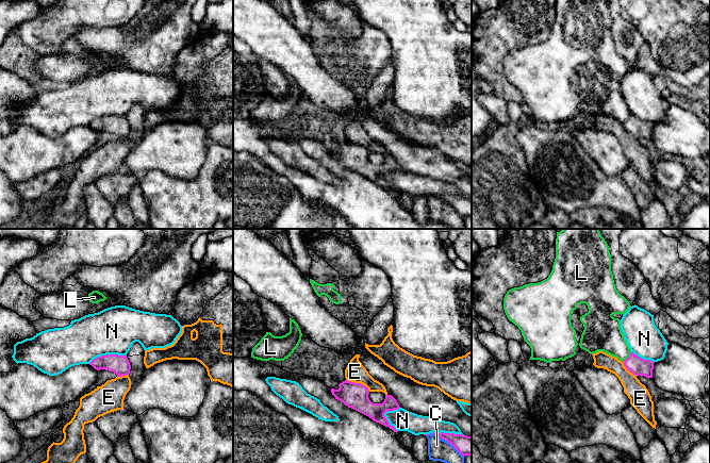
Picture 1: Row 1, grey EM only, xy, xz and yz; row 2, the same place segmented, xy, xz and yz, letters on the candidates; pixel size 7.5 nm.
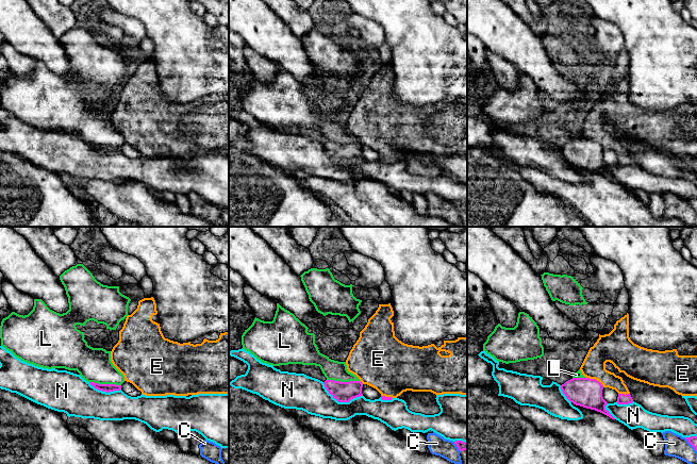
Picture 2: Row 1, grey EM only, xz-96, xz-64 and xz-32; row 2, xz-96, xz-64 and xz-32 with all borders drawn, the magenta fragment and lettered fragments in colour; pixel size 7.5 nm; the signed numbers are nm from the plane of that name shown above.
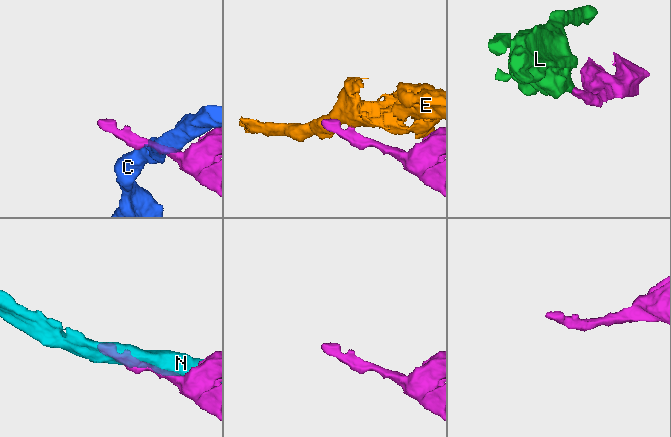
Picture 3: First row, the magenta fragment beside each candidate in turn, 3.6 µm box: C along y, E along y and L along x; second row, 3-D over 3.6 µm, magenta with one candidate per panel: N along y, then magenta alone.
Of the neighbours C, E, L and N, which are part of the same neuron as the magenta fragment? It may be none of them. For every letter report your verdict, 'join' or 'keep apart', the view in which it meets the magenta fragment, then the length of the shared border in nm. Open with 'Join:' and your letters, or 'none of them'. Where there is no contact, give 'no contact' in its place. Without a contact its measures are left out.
Join: none of them
C: keep apart | xz | 300 nm
E: keep apart | xz | 200 nm
L: keep apart | yz | 110 nm
N: keep apart | xy | 300 nm

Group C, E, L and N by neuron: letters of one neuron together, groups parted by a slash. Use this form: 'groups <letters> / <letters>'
groups C / E / L / N

